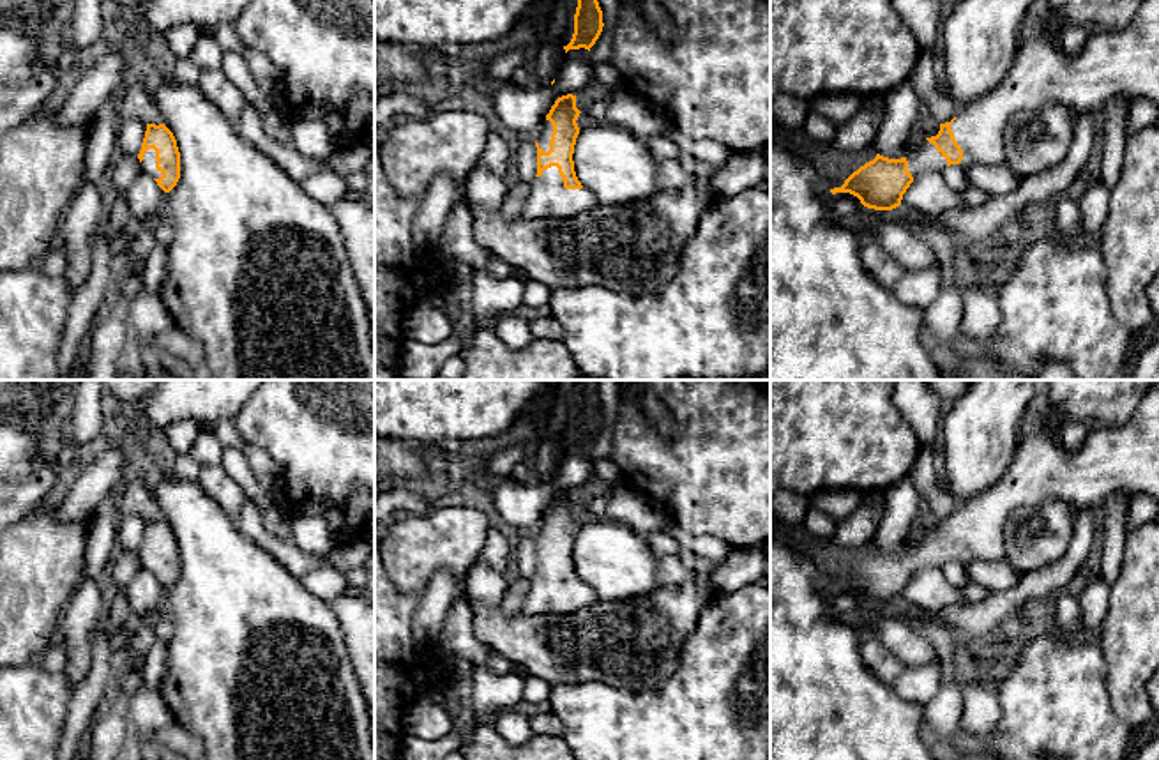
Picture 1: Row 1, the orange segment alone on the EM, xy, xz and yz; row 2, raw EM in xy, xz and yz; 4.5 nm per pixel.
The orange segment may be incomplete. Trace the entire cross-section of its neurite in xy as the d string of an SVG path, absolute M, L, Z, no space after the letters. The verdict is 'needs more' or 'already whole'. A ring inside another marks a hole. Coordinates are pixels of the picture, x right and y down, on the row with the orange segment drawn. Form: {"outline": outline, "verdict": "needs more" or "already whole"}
{"outline": "M147 124L141 150L138 154L143 173L170 193L180 179L180 152L173 133L164 124Z", "verdict": "needs more"}

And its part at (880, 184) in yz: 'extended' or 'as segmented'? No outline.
extended

